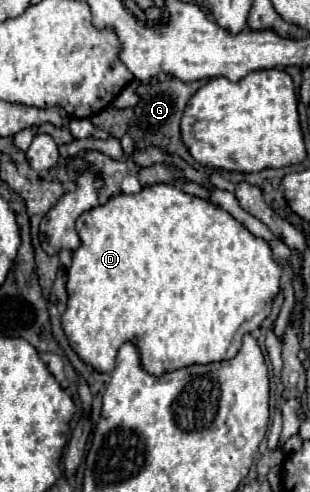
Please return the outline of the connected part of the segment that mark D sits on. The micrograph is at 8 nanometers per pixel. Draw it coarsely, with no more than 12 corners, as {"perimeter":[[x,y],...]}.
{"perimeter":[[171,183],[77,219],[61,327],[95,371],[233,359],[271,247]]}

